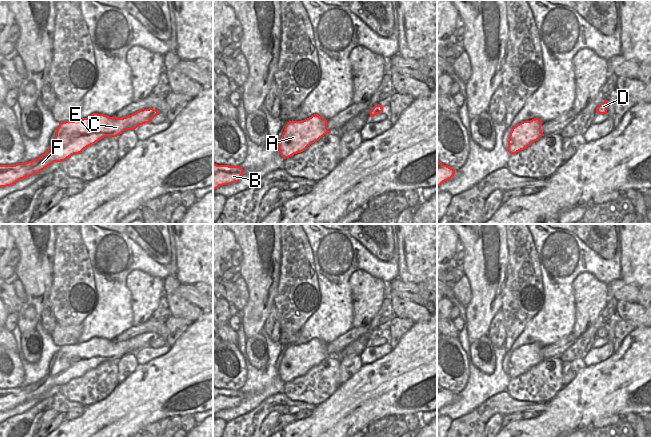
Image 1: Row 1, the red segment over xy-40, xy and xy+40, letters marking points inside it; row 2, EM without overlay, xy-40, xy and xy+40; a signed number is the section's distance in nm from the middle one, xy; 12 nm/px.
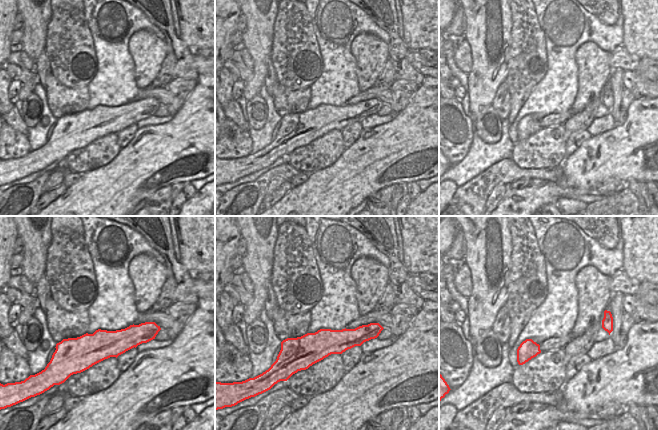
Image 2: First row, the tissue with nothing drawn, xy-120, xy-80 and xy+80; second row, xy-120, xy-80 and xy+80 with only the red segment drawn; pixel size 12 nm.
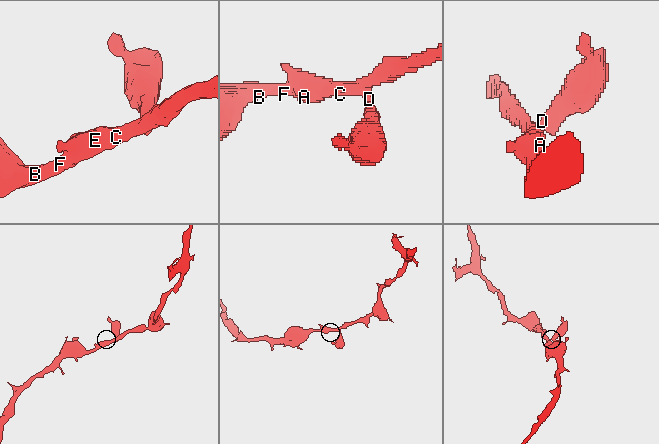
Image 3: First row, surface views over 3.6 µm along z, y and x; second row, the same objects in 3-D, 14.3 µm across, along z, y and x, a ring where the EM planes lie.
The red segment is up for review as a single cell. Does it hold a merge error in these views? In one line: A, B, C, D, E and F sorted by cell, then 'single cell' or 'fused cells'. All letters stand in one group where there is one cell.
A B C D E F | single cell

